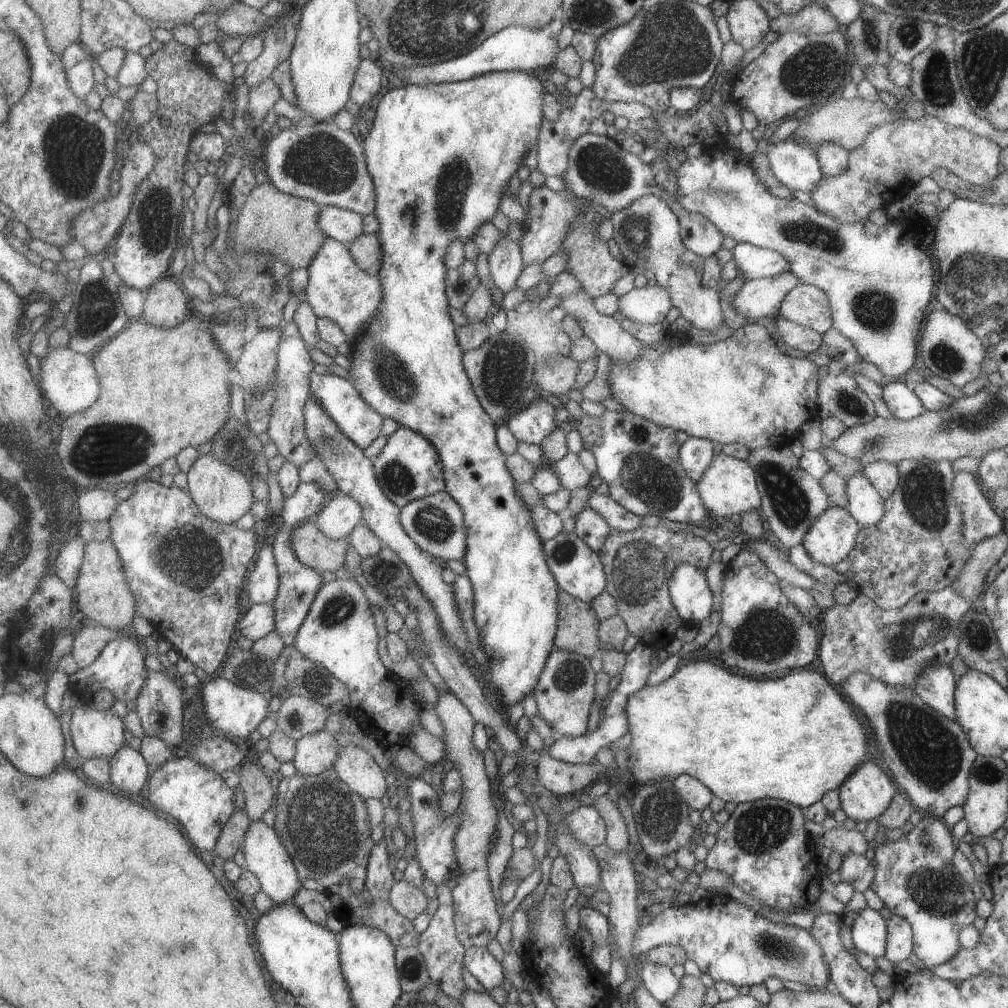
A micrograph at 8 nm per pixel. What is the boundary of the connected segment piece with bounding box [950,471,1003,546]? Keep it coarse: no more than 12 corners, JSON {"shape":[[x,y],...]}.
{"shape":[[971,473],[954,474],[950,493],[962,537],[975,546],[1001,532]]}

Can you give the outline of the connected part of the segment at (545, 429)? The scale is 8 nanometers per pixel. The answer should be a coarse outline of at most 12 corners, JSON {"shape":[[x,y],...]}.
{"shape":[[541,397],[517,411],[509,428],[519,441],[540,444],[559,425]]}

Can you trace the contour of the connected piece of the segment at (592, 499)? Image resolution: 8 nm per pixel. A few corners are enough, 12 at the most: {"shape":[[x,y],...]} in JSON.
{"shape":[[592,489],[586,504],[611,529],[635,531],[639,515]]}

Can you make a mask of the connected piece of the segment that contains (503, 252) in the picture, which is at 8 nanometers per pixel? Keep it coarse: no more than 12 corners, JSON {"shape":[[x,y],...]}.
{"shape":[[501,240],[490,271],[503,292],[518,287],[524,271],[518,242]]}

